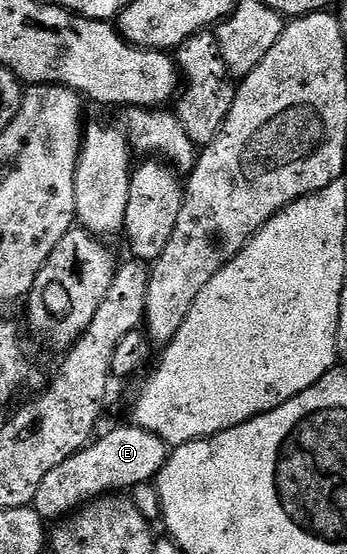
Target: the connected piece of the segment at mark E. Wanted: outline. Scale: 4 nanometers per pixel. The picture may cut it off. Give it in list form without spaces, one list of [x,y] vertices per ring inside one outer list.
[[[132,423],[121,425],[100,437],[101,434],[85,448],[71,455],[71,459],[59,463],[59,467],[53,471],[47,471],[43,483],[39,483],[39,491],[35,491],[32,504],[42,519],[64,518],[90,499],[114,491],[129,491],[139,483],[153,481],[165,466],[171,452],[170,446],[163,439]]]

